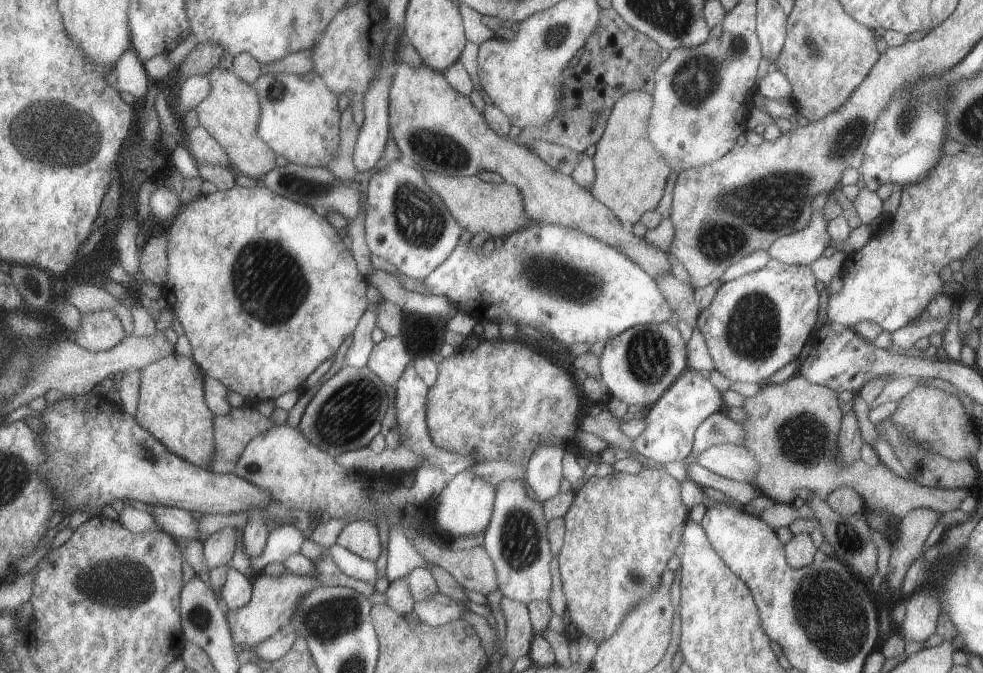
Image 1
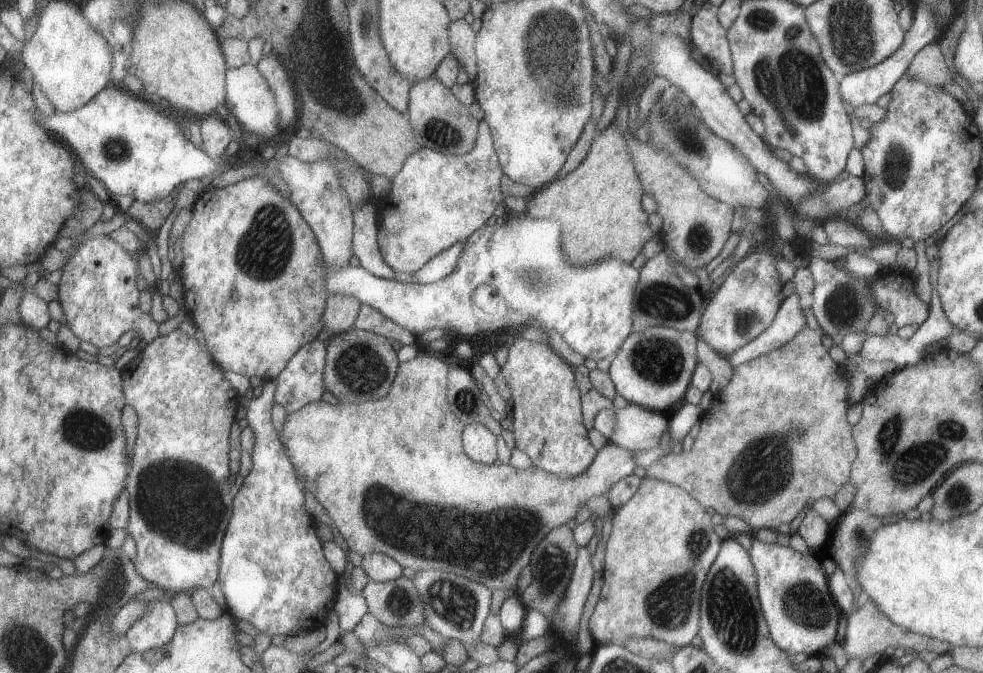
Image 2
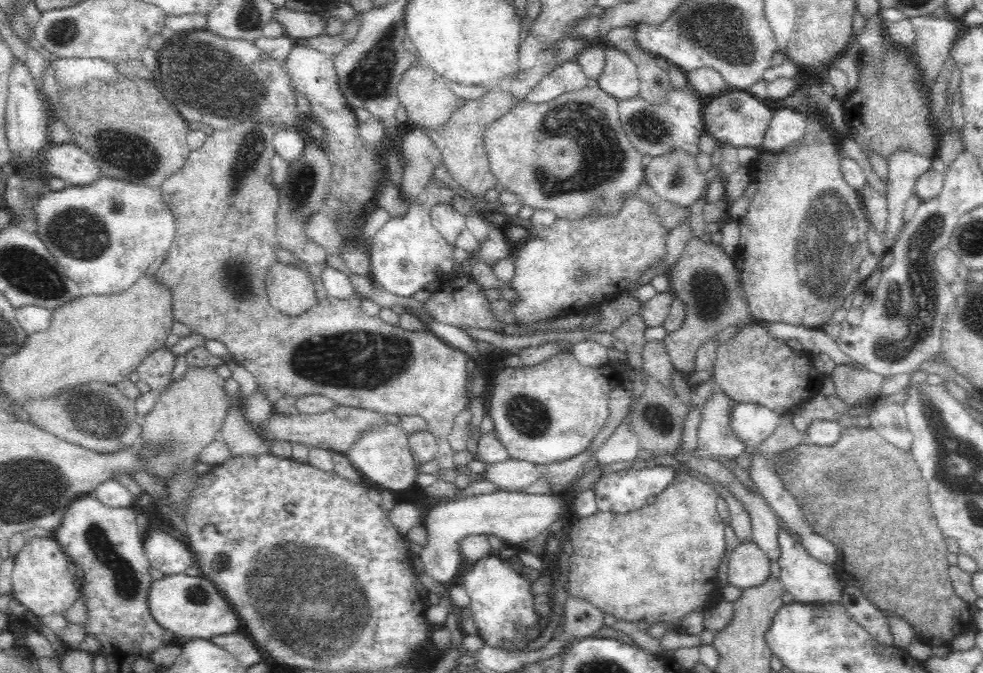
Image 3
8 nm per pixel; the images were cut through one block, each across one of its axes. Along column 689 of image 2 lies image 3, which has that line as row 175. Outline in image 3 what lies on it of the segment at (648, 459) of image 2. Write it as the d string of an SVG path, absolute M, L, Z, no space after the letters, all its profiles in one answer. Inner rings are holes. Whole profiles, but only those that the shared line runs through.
M409 130L404 134L402 142L404 170L401 194L411 205L430 182L434 170L444 164L444 157L436 143L421 130Z

